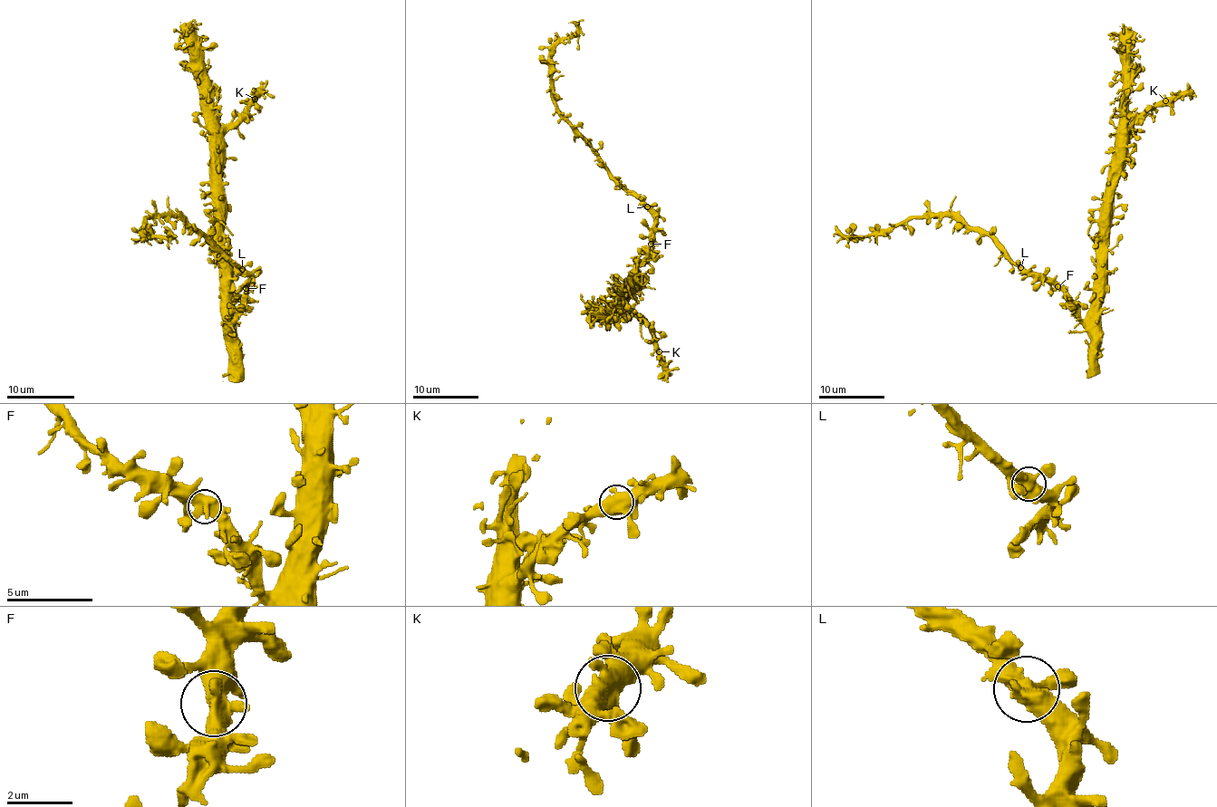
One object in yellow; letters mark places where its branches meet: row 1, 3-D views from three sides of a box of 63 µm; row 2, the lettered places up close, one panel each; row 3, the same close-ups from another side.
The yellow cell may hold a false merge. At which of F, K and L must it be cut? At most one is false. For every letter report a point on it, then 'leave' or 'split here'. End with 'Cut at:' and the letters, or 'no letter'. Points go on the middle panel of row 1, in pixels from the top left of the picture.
F: at (651, 244); leave
K: at (659, 351); leave
L: at (647, 206); leave
Cut at: no letter

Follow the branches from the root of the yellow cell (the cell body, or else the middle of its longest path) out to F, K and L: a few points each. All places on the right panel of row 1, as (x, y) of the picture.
F: (1076, 306), (1057, 286)
K: (1076, 306), (1076, 314), (1083, 320), (1093, 296), (1103, 198), (1117, 177), (1117, 142), (1141, 118), (1165, 100)
L: (1076, 306), (1059, 290), (1037, 280), (1019, 268)

